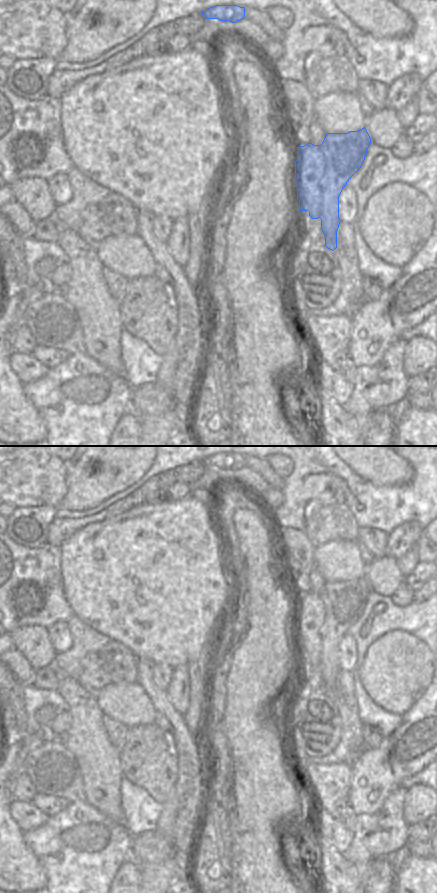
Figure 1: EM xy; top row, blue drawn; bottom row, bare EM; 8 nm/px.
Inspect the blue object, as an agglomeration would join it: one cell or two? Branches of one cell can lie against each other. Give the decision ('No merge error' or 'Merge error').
Merge error

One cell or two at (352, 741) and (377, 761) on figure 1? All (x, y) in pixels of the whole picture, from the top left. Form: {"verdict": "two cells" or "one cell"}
{"verdict": "two cells"}

